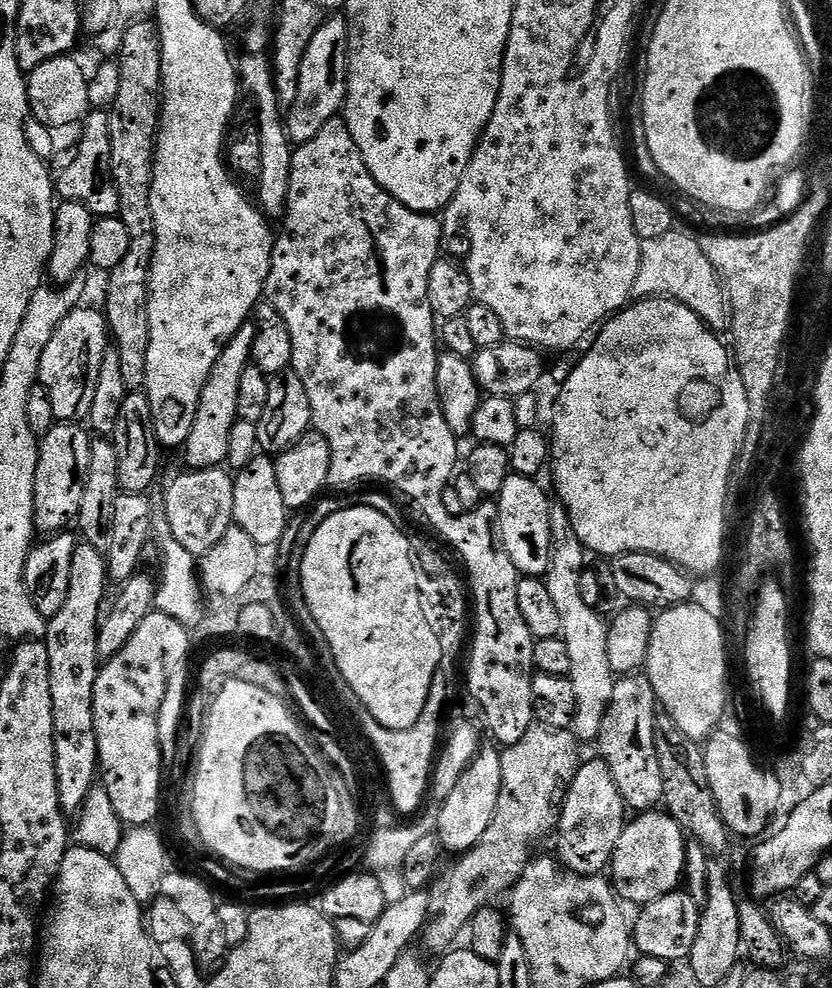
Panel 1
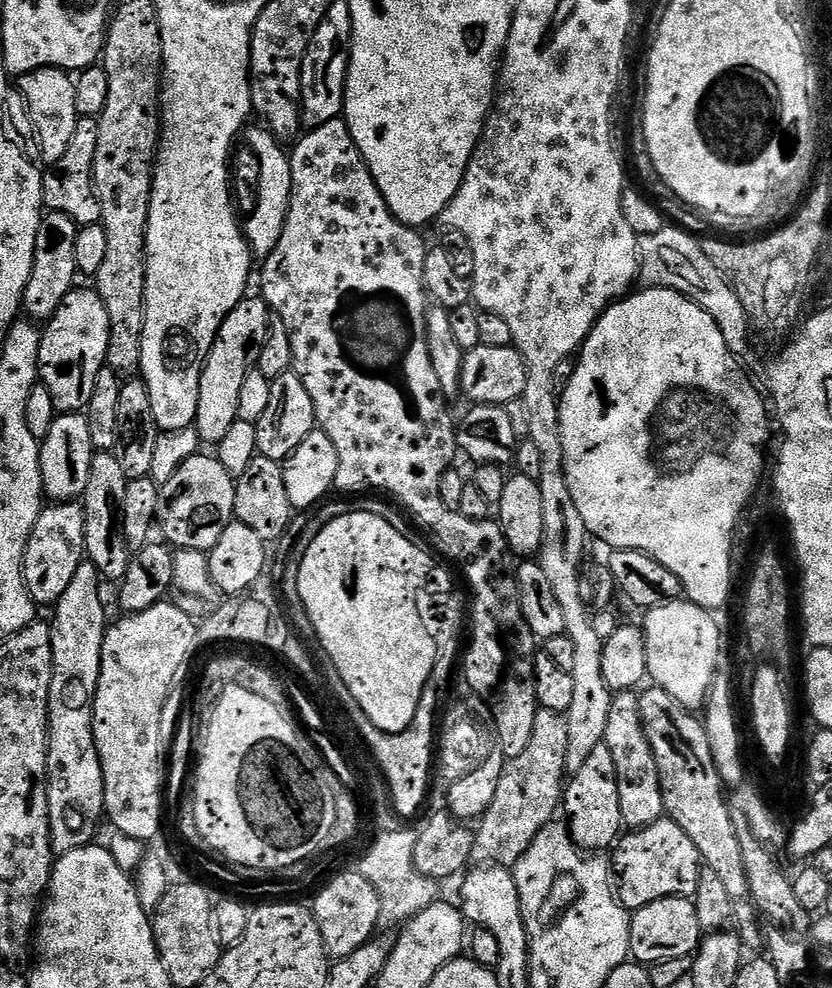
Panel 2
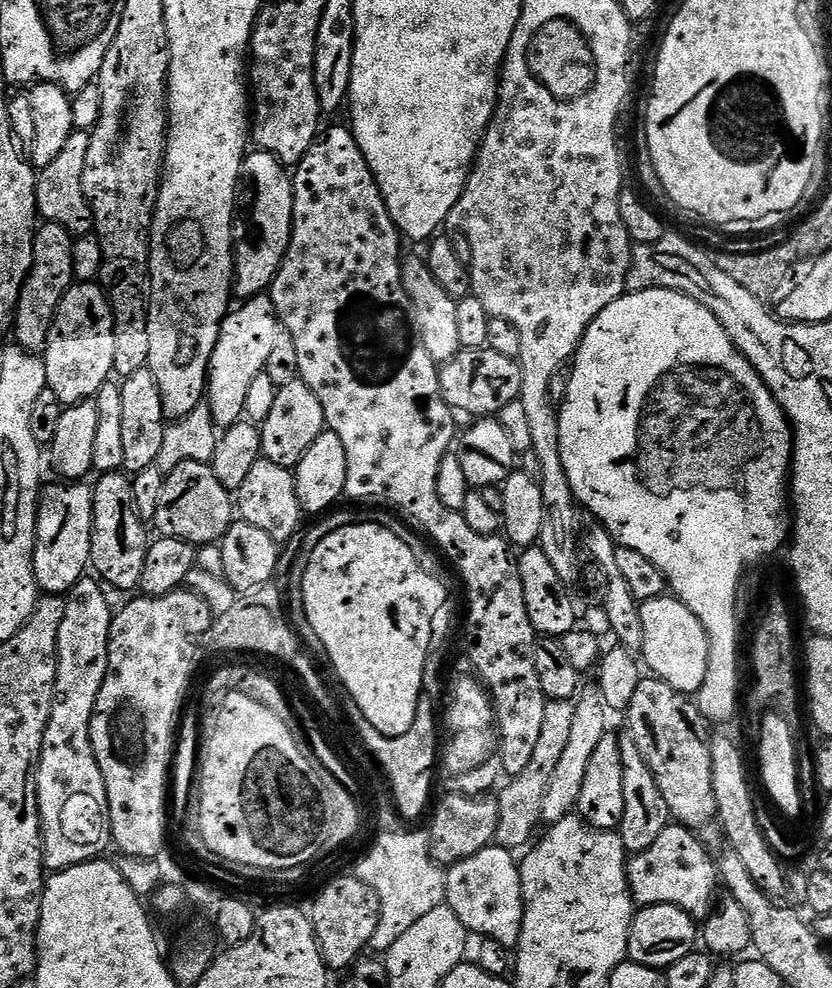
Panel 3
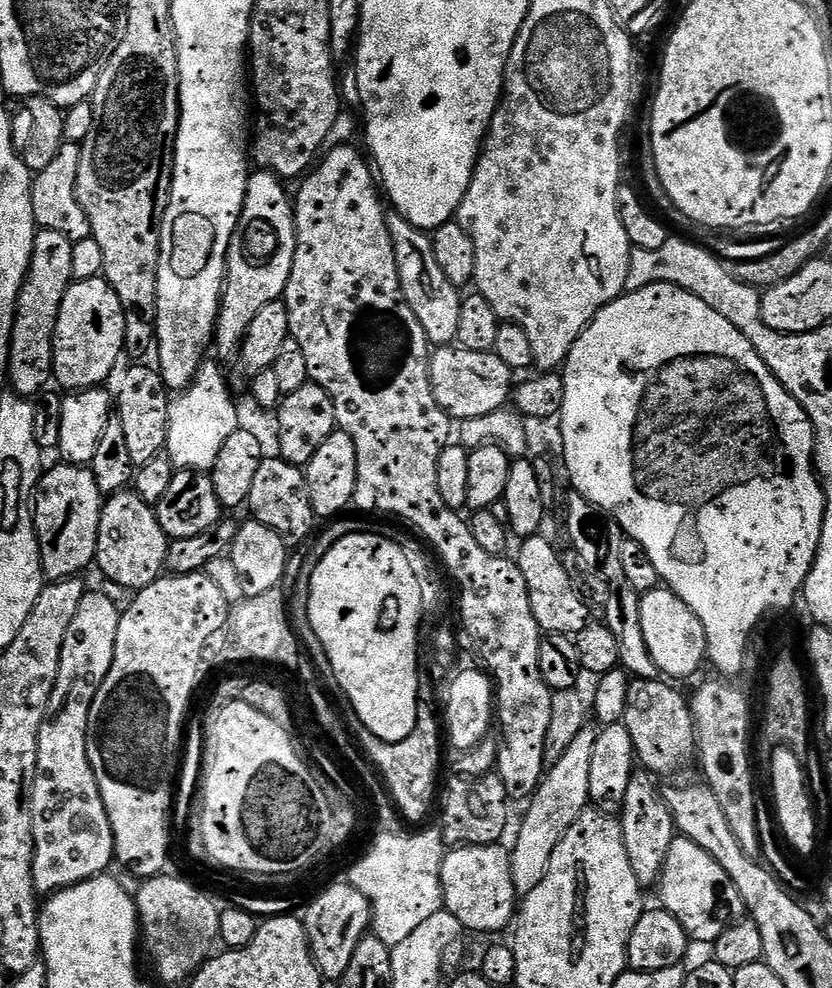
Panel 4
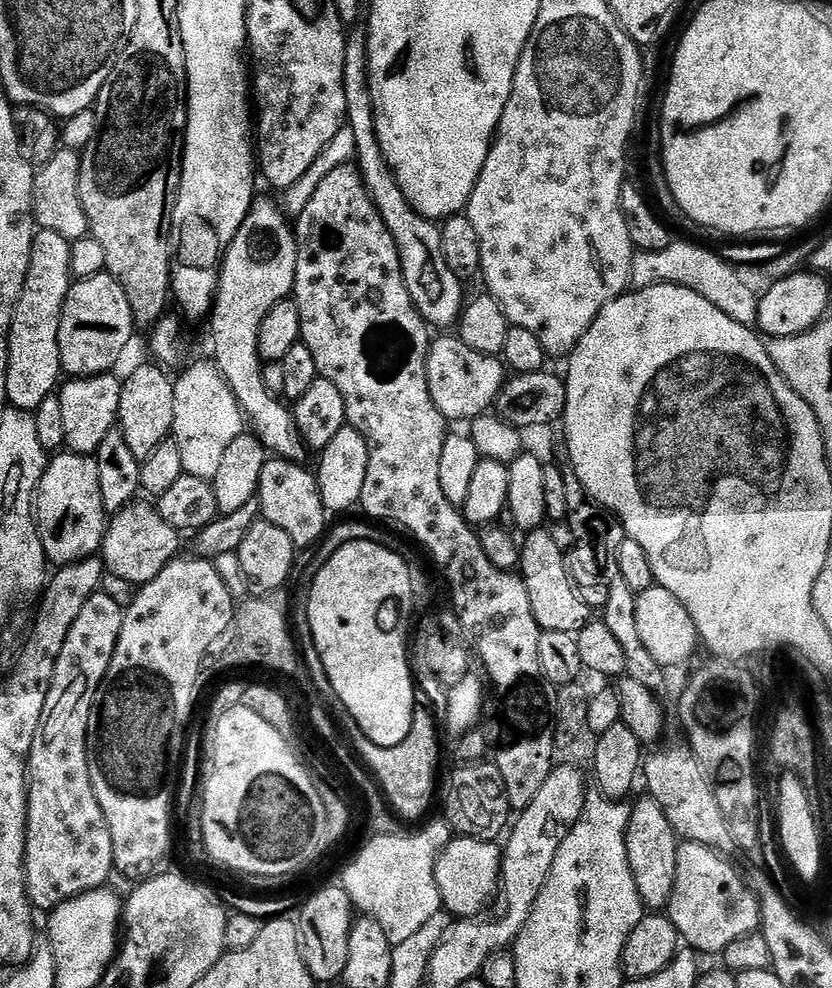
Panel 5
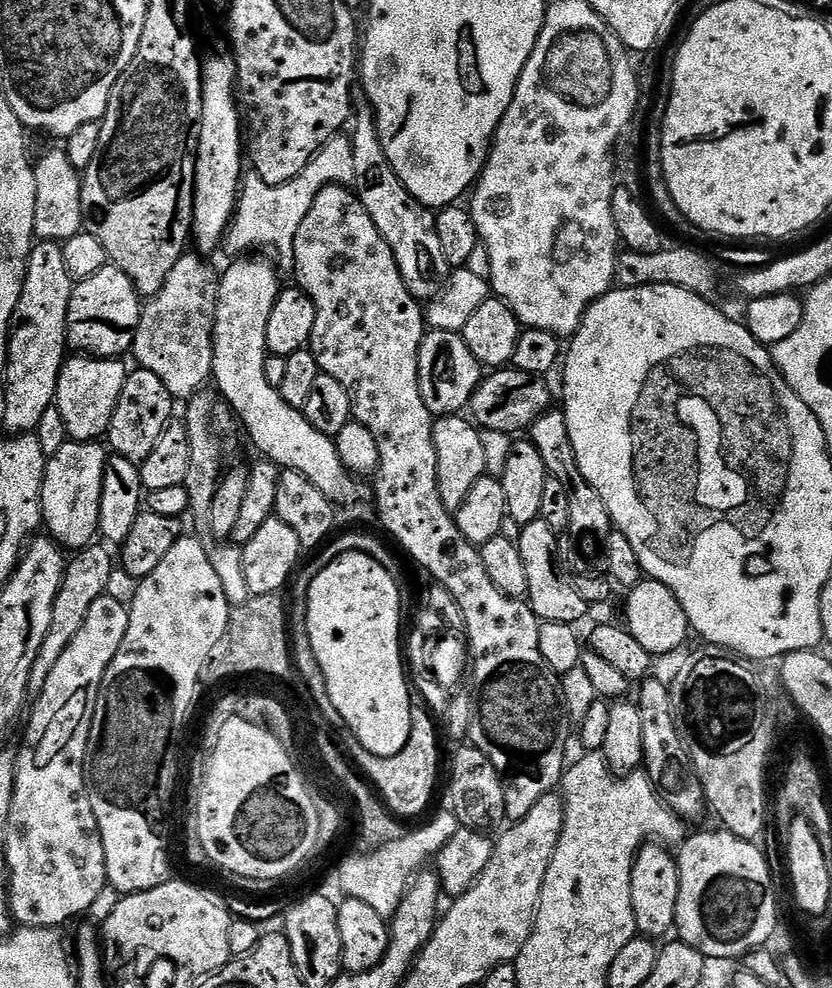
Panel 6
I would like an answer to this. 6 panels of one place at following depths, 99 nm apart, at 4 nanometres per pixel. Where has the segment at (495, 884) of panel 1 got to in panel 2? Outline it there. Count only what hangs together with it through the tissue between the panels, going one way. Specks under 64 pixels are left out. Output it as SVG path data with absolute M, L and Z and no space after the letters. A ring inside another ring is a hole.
M537 707L530 746L526 746L526 750L522 750L518 758L505 763L504 773L498 784L498 794L494 796L494 802L478 824L476 842L479 851L484 851L492 859L489 861L500 866L514 866L522 858L522 854L526 854L541 830L553 823L555 816L552 815L561 811L564 799L569 750L567 715Z

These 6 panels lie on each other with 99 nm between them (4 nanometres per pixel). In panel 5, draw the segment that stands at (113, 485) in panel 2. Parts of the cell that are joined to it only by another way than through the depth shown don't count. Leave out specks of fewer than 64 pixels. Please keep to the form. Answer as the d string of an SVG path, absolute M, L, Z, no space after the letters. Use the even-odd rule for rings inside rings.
M133 502L115 513L107 521L102 545L102 559L109 573L124 578L133 586L150 583L168 565L169 560L177 559L181 533L177 532L166 518L162 518L159 507Z

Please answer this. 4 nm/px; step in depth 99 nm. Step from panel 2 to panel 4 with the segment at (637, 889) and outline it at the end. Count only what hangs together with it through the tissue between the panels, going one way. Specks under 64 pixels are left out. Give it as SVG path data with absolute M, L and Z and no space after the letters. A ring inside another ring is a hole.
M677 835L676 839L673 840L660 871L659 888L659 907L674 918L678 918L682 930L686 930L689 941L695 943L697 940L700 944L714 945L719 936L727 928L737 923L746 912L734 882L730 882L730 874L726 874L726 870L722 870L722 866L718 866L718 862L714 862L714 858L710 858L710 854L706 854L706 850L702 850L702 846L690 842L685 836Z

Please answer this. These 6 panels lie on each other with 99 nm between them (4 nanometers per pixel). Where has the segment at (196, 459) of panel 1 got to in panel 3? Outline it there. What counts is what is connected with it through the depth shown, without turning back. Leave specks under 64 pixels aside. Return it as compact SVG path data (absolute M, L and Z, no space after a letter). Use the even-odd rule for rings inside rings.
M268 294L247 297L225 316L210 358L206 385L206 403L217 429L229 428L245 419L246 393L254 378L264 372L281 330L280 317L276 315L276 307Z

